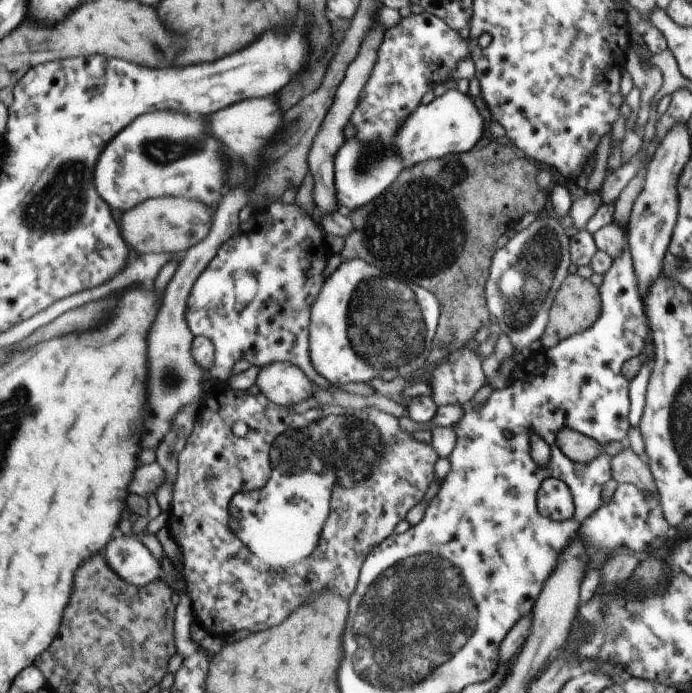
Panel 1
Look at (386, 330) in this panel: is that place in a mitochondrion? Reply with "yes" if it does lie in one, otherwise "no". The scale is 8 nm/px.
yes

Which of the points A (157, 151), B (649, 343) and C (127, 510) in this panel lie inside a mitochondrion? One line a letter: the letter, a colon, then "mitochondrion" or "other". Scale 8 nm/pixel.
A: mitochondrion
B: other
C: other

